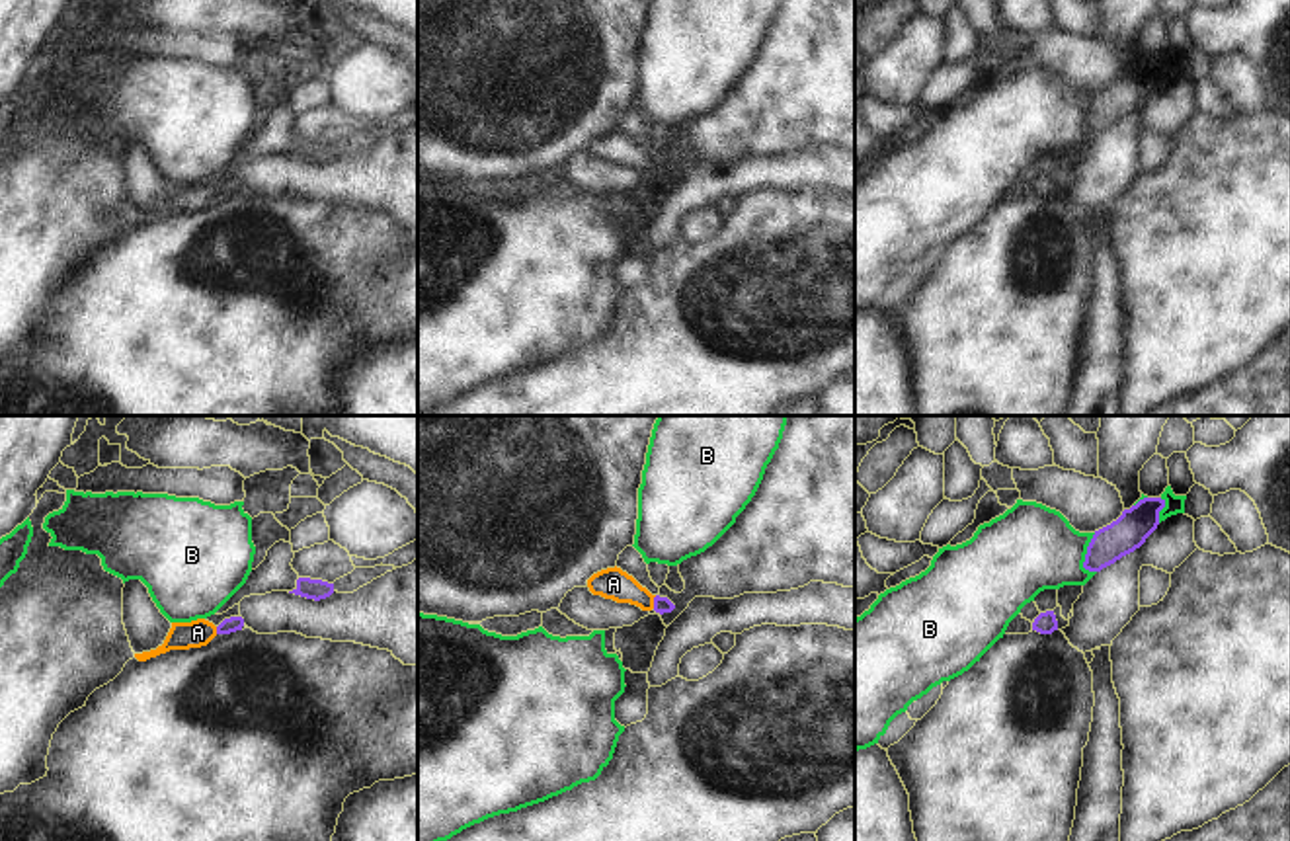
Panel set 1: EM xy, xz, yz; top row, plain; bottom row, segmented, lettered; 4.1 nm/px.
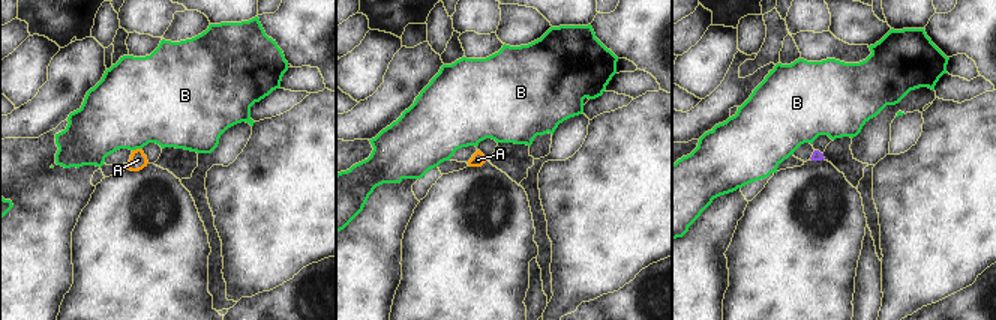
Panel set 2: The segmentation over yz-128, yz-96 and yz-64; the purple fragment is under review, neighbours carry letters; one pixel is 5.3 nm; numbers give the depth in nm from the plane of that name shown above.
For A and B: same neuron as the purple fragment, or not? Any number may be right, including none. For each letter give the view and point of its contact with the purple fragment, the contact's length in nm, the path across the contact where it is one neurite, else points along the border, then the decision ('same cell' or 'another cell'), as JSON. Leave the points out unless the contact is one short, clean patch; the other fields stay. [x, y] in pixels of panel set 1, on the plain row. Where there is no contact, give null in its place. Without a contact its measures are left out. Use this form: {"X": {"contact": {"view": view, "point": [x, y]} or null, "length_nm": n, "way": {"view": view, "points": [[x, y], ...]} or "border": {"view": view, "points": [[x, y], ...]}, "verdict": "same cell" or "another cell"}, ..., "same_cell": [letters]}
{"A": {"contact": {"view": "xz", "point": [654, 164]}, "length_nm": 60, "way": {"view": "xz", "points": [[662, 168], [654, 164], [613, 147]]}, "verdict": "same cell"}, "B": {"contact": {"view": "yz", "point": [1088, 116]}, "length_nm": 170, "border": {"view": "yz", "points": [[1095, 96], [1084, 125], [1089, 135]]}, "verdict": "another cell"}, "same_cell": ["A"]}

